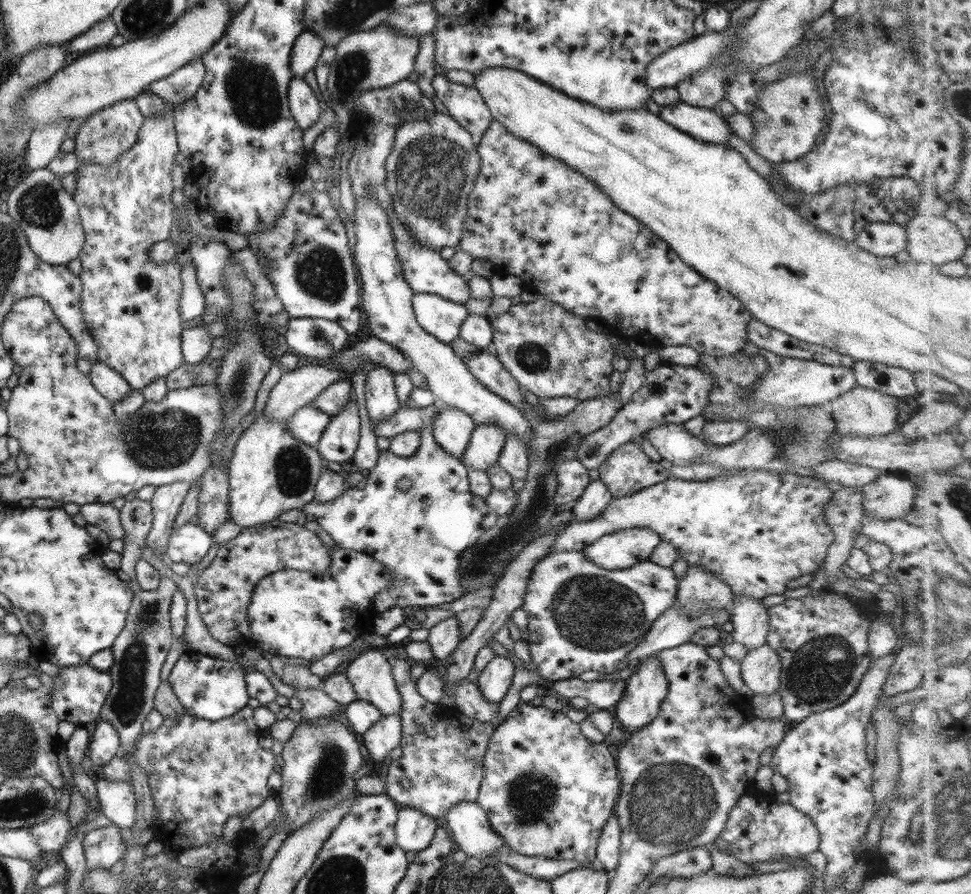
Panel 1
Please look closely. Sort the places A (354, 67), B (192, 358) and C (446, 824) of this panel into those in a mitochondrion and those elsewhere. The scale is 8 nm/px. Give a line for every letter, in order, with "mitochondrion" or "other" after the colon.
A: mitochondrion
B: other
C: other

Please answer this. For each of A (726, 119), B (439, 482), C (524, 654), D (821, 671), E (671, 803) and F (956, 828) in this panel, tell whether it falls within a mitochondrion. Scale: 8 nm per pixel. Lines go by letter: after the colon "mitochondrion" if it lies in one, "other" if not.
A: other
B: other
C: other
D: mitochondrion
E: mitochondrion
F: mitochondrion

